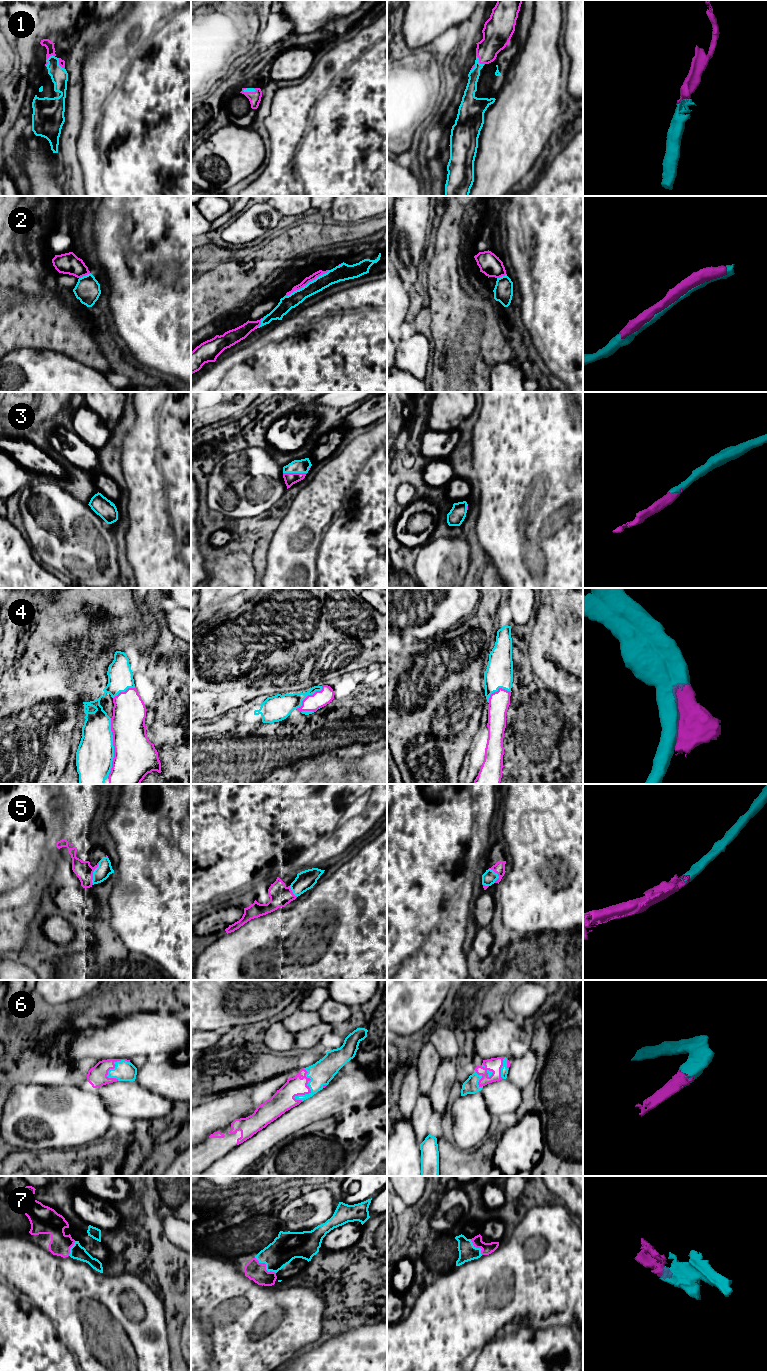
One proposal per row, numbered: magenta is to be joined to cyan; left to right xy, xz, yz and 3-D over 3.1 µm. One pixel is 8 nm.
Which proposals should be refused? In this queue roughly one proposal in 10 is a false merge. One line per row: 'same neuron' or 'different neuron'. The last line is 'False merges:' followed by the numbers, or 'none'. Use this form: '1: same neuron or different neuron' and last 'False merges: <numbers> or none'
1: same neuron
2: different neuron
3: same neuron
4: same neuron
5: same neuron
6: same neuron
7: same neuron
False merges: 2

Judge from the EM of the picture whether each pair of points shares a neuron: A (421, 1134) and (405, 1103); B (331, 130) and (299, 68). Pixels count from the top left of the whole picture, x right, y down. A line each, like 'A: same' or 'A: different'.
A: same
B: different

